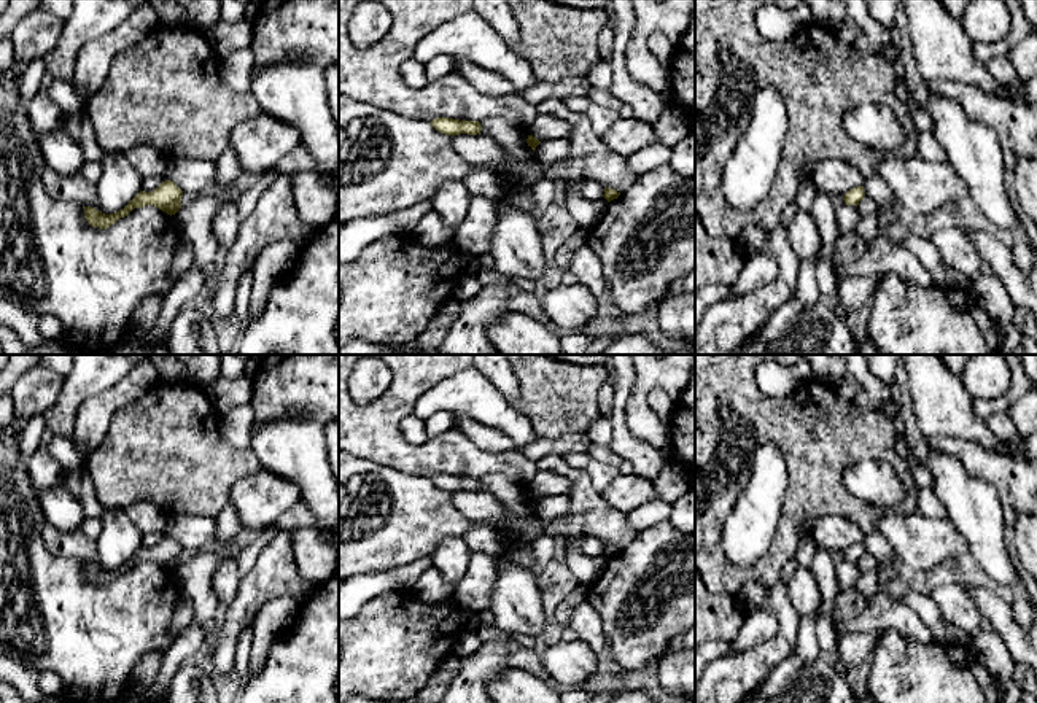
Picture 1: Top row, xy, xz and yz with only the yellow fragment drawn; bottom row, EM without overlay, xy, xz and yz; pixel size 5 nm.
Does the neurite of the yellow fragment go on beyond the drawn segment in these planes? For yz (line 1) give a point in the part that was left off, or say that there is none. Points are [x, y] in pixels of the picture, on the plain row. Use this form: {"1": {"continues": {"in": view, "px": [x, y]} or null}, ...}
{"1": {"continues": null}}

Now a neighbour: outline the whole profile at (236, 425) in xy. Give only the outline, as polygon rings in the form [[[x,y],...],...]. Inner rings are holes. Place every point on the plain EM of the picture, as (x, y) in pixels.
[[[250,404],[219,410],[219,433],[235,449],[251,447],[254,410]]]

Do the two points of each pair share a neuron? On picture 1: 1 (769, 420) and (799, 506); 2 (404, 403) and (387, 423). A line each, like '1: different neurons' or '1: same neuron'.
1: same neuron
2: same neuron

